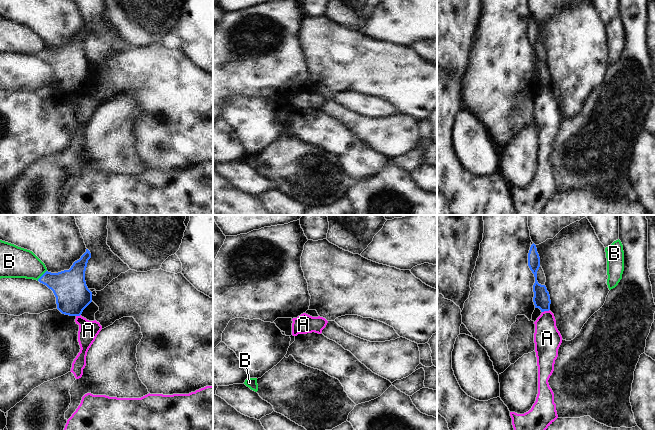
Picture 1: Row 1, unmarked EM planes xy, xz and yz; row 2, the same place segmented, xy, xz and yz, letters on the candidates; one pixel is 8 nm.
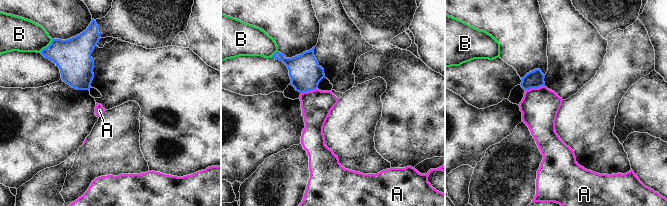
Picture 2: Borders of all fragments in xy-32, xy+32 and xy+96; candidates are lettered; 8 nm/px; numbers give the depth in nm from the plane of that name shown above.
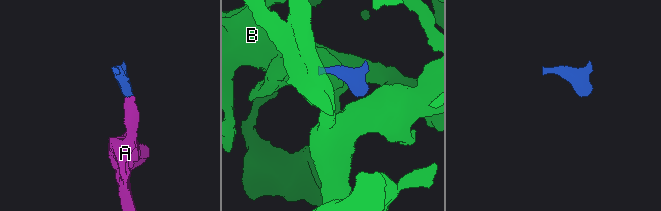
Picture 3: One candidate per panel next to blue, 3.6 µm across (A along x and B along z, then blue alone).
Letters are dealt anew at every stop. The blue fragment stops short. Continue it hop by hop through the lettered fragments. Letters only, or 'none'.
none

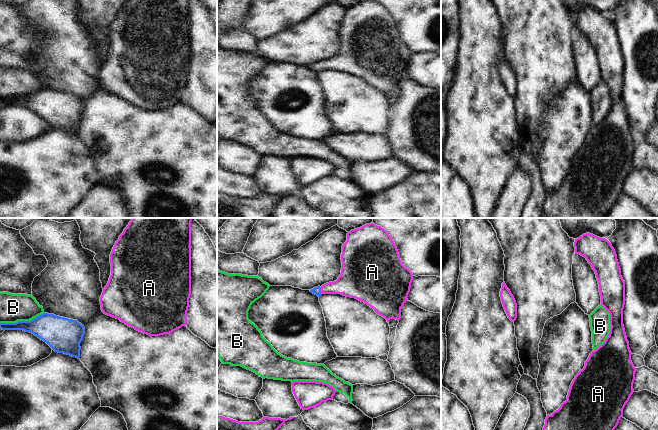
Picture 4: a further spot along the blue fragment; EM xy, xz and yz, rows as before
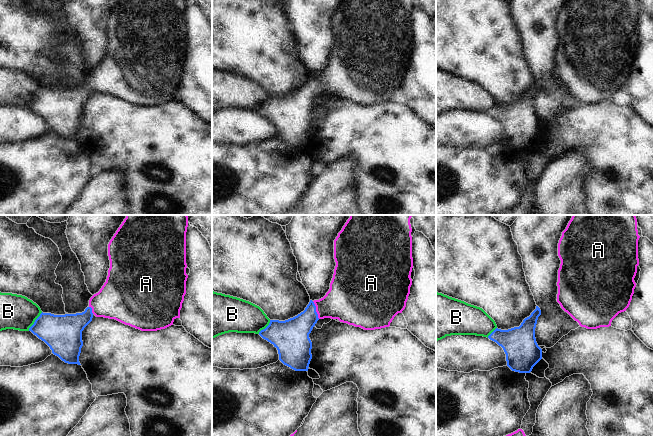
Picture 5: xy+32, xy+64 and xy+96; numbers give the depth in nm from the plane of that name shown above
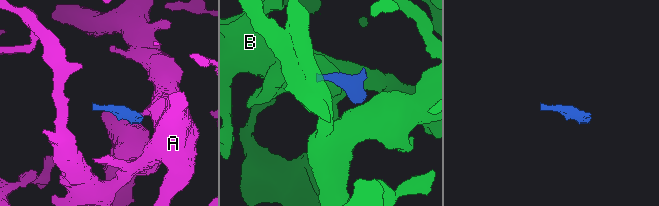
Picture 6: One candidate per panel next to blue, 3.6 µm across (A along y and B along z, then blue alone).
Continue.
A

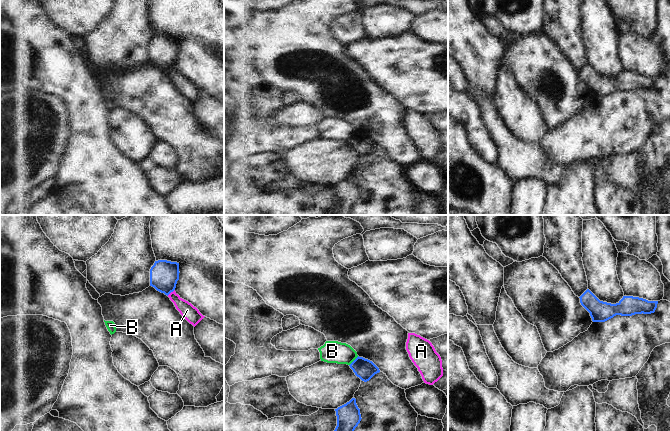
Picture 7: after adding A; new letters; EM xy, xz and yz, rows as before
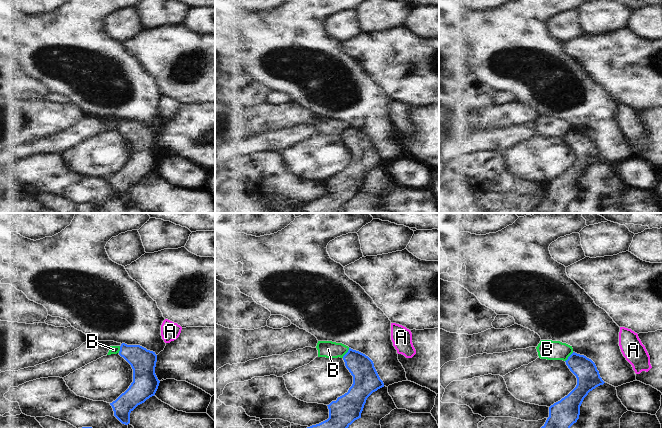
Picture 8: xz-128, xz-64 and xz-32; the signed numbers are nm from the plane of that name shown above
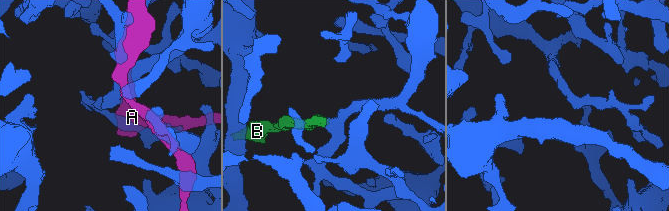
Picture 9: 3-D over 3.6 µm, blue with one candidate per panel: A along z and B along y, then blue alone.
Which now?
none

